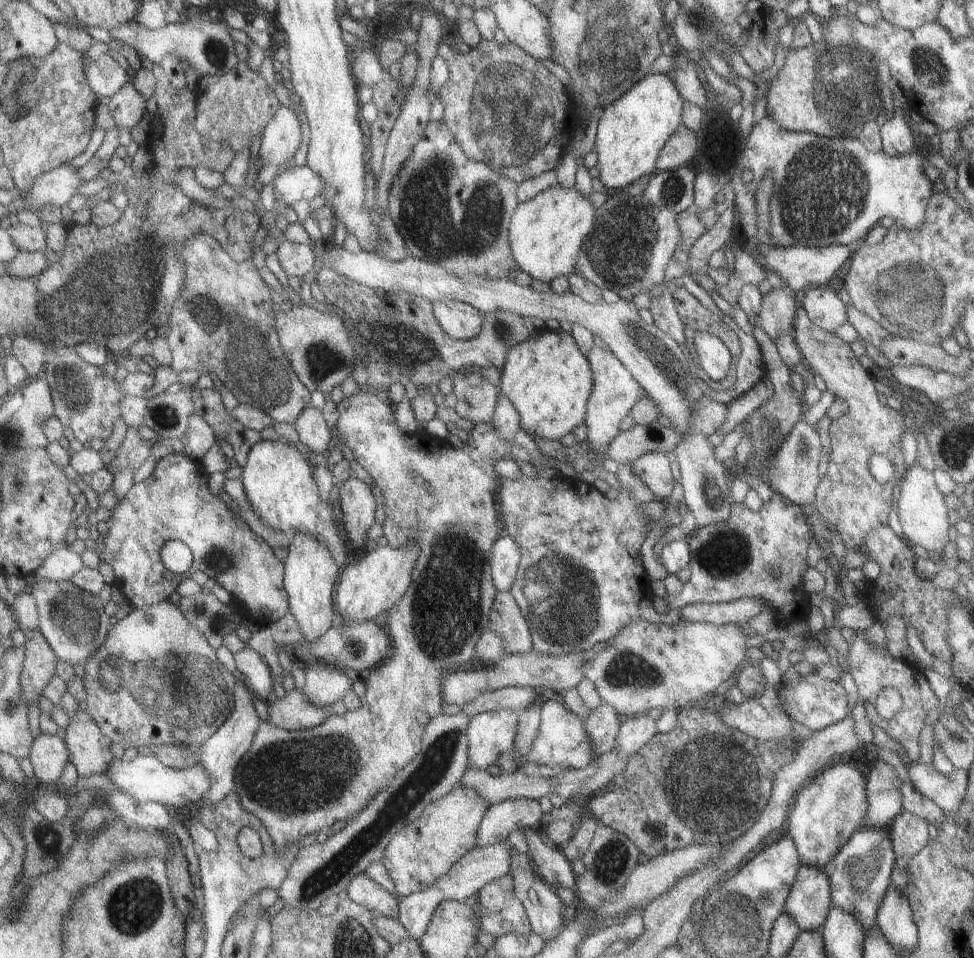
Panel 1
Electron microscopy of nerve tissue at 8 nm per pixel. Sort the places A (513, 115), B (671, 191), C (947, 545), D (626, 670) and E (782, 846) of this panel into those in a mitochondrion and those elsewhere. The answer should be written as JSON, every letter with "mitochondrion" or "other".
{"A":"mitochondrion","B":"mitochondrion","C":"other","D":"mitochondrion","E":"other"}

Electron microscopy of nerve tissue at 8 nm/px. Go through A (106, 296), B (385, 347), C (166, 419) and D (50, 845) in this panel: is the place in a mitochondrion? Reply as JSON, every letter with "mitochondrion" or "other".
{"A":"mitochondrion","B":"mitochondrion","C":"mitochondrion","D":"mitochondrion"}

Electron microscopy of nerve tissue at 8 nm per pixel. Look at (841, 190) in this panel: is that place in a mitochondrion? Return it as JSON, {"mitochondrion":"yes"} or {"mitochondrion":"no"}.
{"mitochondrion":"yes"}

